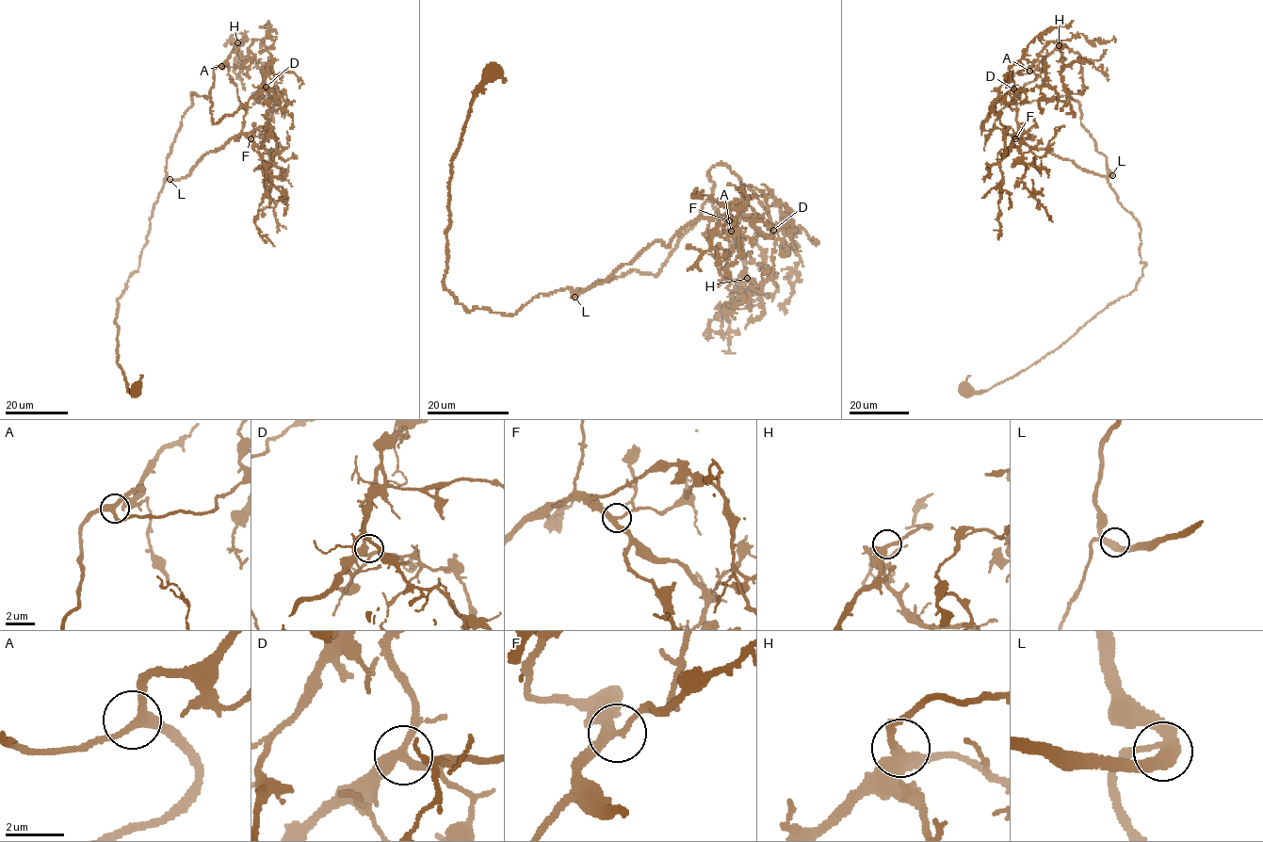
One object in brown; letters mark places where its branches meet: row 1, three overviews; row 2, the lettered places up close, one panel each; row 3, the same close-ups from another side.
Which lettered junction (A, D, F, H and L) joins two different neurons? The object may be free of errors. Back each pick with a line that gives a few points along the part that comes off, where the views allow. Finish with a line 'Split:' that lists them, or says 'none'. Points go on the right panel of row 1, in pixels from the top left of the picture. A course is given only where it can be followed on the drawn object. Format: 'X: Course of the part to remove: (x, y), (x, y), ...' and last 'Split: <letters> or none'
Split: none

